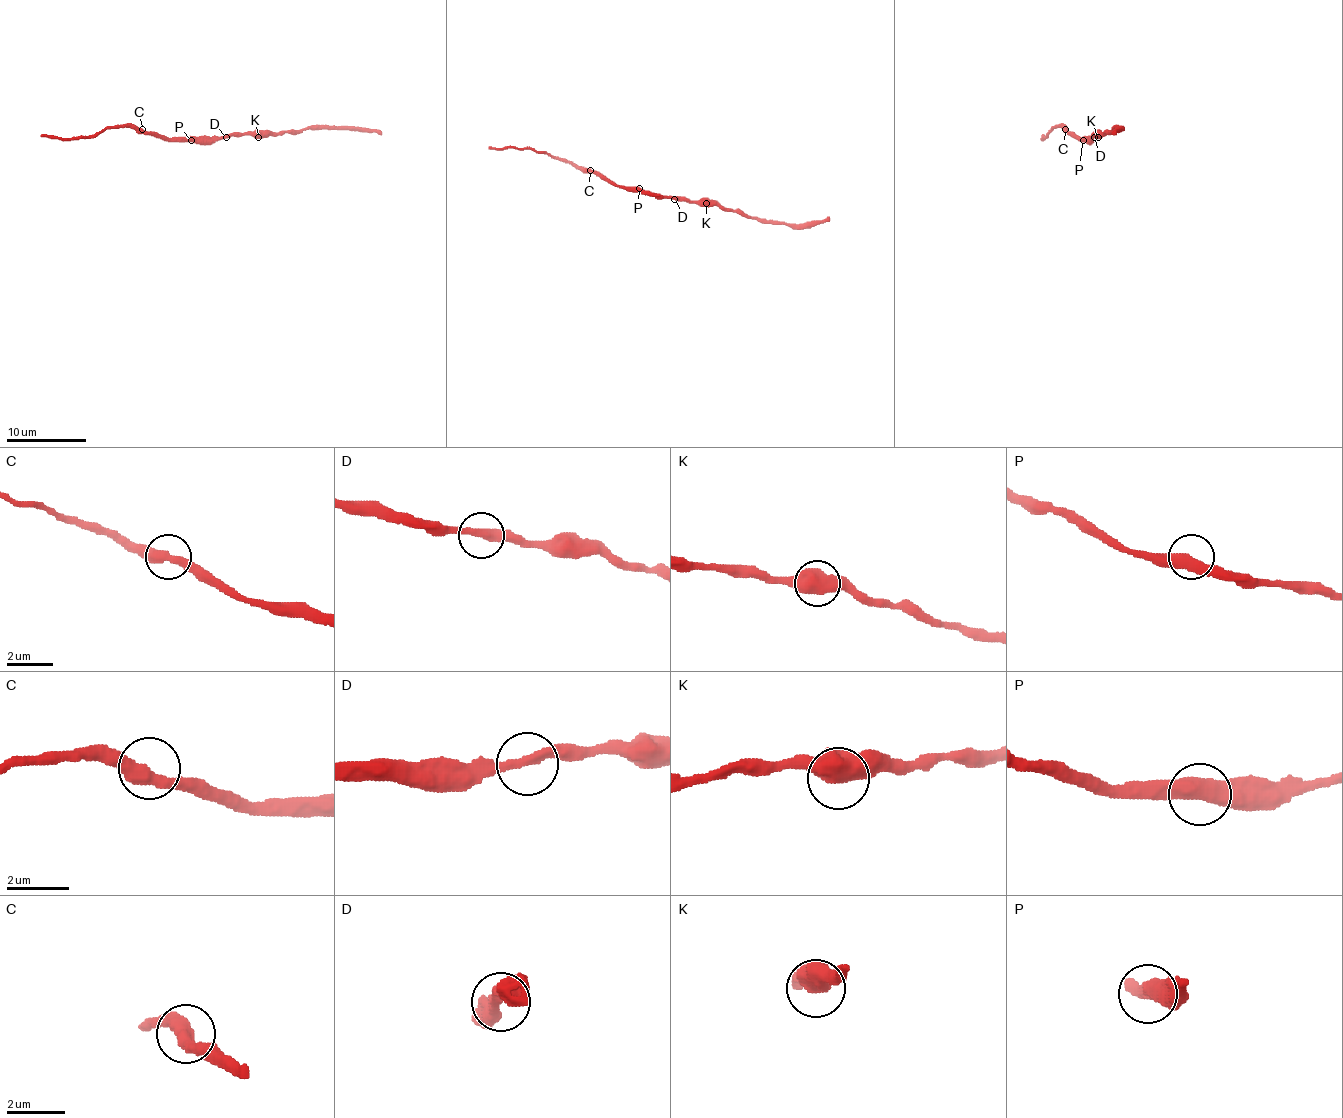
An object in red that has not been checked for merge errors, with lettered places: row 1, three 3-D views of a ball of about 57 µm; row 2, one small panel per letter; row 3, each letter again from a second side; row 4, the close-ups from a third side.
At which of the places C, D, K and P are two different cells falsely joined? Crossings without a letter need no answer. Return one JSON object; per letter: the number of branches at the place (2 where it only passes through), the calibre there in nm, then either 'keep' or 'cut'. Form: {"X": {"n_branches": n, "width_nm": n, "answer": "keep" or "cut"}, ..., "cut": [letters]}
{"C": {"n_branches": 2, "width_nm": 440, "answer": "keep"}, "D": {"n_branches": 2, "width_nm": 320, "answer": "keep"}, "K": {"n_branches": 3, "width_nm": 480, "answer": "keep"}, "P": {"n_branches": 2, "width_nm": 500, "answer": "keep"}, "cut": []}

